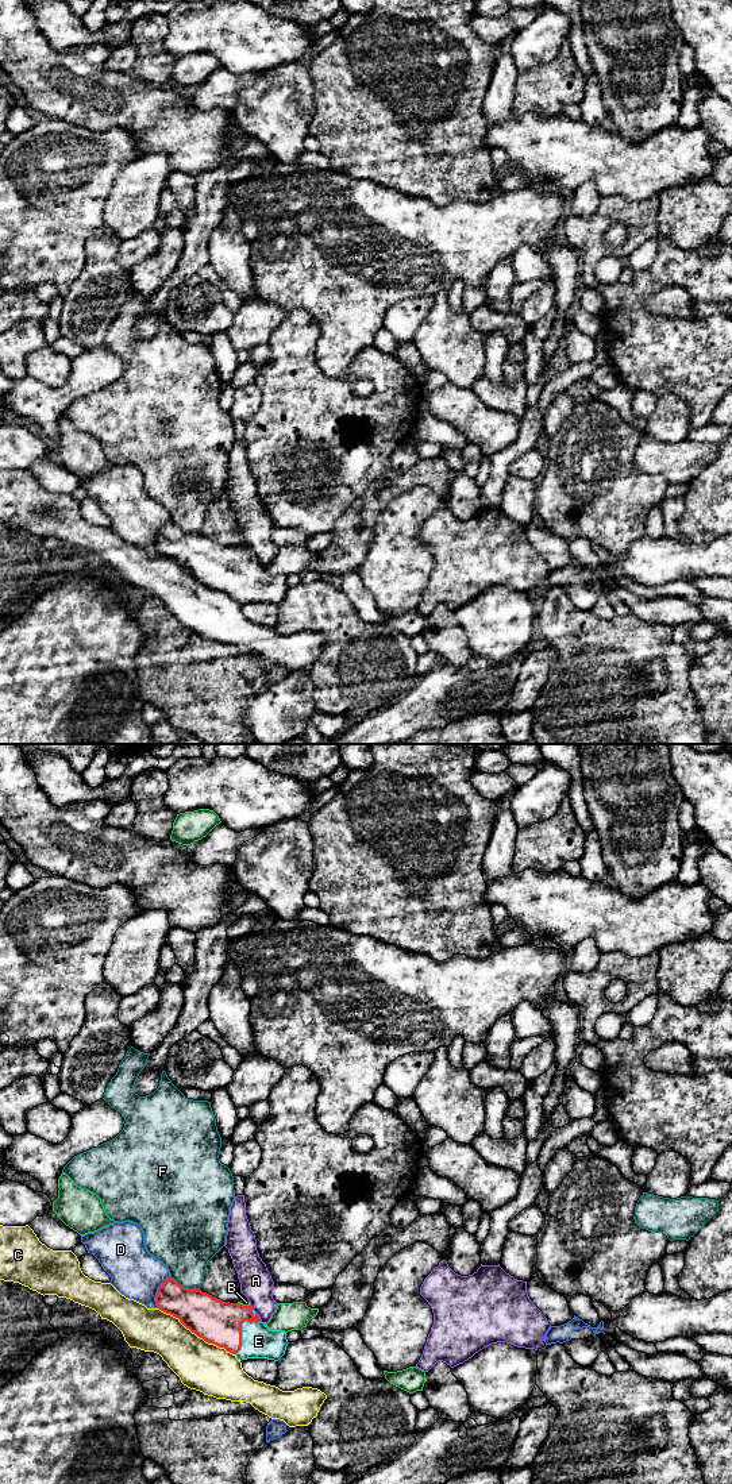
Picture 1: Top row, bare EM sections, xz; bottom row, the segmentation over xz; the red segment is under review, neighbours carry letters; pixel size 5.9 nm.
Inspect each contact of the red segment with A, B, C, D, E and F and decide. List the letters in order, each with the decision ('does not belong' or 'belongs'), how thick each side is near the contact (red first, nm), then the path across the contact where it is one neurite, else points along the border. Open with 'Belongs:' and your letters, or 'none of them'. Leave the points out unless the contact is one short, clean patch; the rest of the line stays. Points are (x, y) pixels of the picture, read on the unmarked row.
Belongs: E
A: does not belong; 260 nm thick on the red side, 190 nm on the other; border along xz (255, 557), (261, 565)
B: does not belong; 260 nm thick on the red side, 40 nm on the other; border along xz (237, 547), (249, 550)
C: does not belong; 260 nm thick on the red side, 300 nm on the other
D: does not belong; 220 nm thick on the red side, 300 nm on the other
E: belongs; 260 nm thick on the red side, 200 nm on the other; runs through xz (218, 566), (241, 574), (249, 582), (258, 585)
F: does not belong; 260 nm thick on the red side, 340 nm on the other

